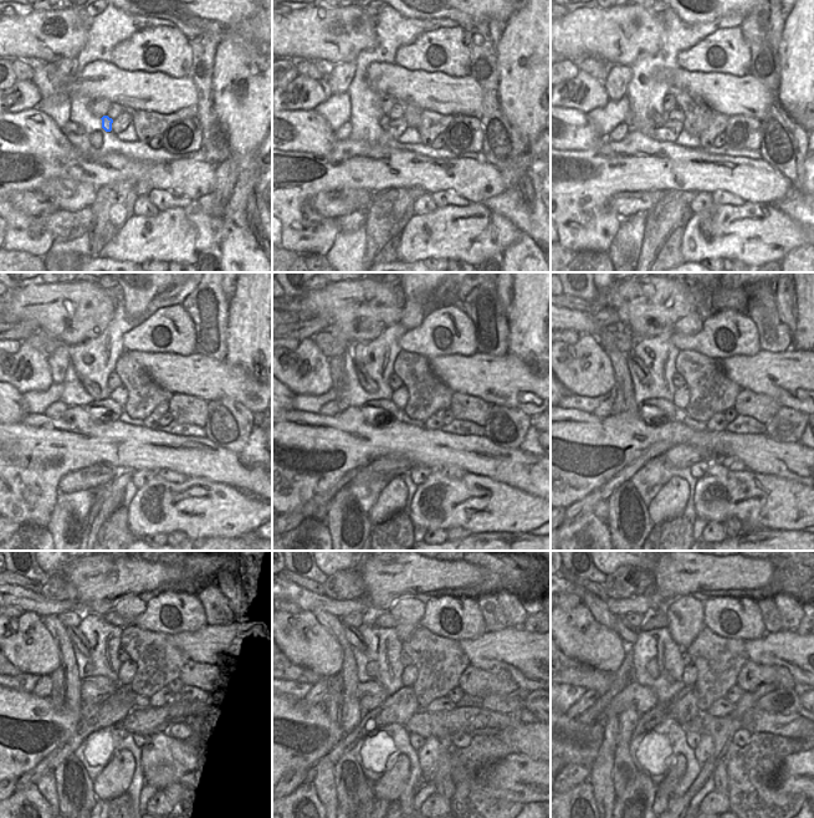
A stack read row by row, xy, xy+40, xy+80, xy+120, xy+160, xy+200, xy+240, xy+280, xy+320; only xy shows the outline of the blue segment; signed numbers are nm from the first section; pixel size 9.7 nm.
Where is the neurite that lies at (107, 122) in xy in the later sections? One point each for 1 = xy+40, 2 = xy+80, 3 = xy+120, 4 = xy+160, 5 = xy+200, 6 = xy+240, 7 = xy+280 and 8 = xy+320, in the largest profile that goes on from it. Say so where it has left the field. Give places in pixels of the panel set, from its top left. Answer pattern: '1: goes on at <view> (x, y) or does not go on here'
1: goes on at xy+40 (384, 121)
2: goes on at xy+80 (659, 119)
3: goes on at xy+120 (91, 387)
4: goes on at xy+160 (364, 379)
5: goes on at xy+200 (638, 364)
6: goes on at xy+240 (77, 638)
7: goes on at xy+280 (352, 633)
8: goes on at xy+320 (629, 634)

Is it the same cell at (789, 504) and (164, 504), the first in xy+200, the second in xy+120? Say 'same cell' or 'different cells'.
same cell

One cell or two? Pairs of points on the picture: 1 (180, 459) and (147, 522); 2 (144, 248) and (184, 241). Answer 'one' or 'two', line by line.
1: two
2: one

